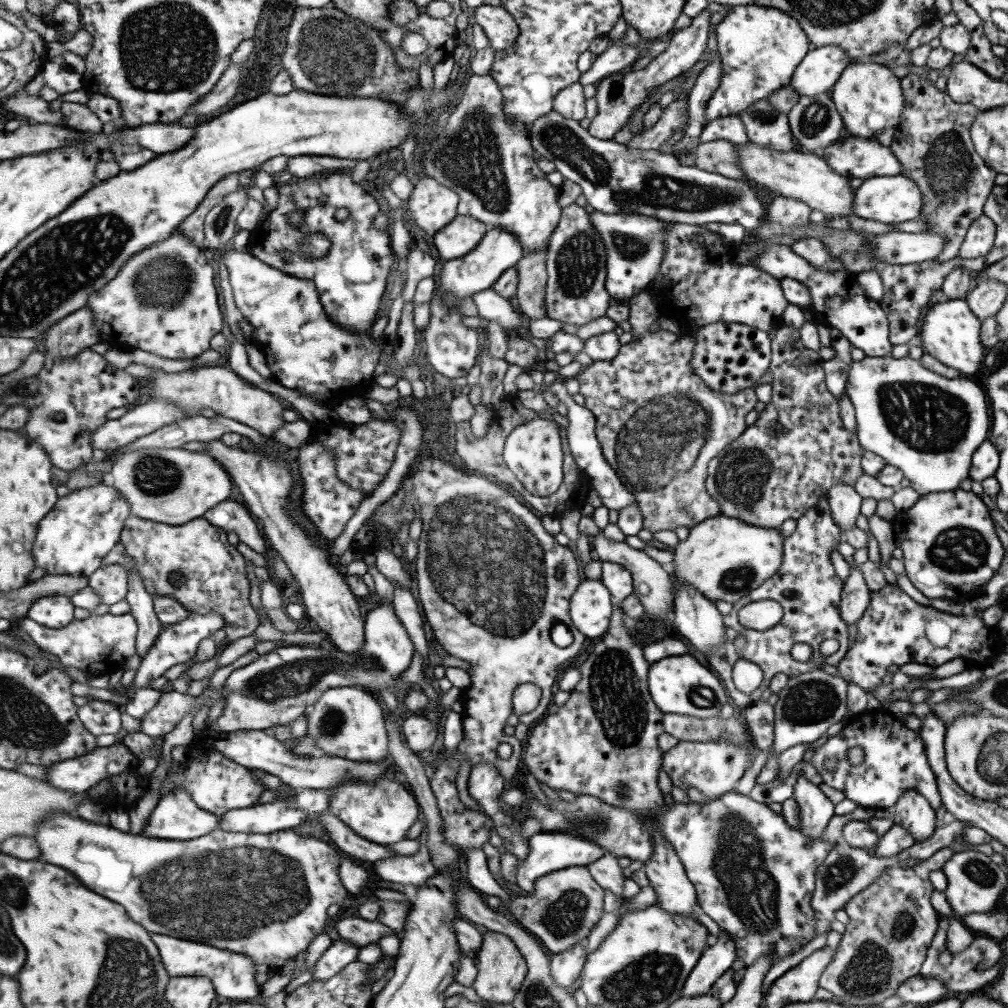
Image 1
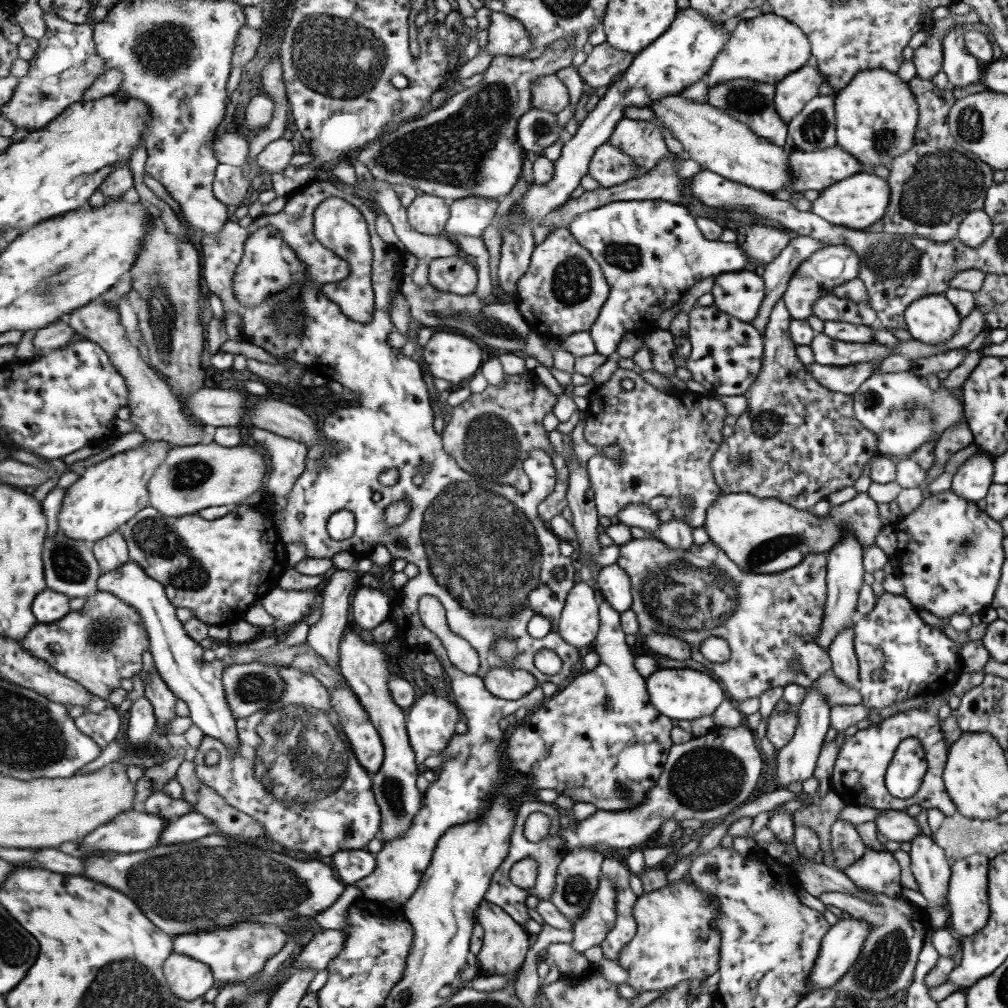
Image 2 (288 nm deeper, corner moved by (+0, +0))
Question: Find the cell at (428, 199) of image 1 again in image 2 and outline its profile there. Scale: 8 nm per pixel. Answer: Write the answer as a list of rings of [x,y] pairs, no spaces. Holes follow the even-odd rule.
[[[419,192],[417,200],[409,206],[411,226],[427,236],[441,236],[447,232],[451,220],[451,202],[441,196]]]

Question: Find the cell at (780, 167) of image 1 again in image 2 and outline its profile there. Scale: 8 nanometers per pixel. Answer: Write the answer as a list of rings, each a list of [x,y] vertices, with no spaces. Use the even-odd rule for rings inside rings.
[[[679,94],[653,100],[647,108],[681,142],[685,158],[695,160],[703,170],[715,172],[725,180],[749,186],[765,194],[773,194],[777,190],[791,192],[793,176],[787,162],[789,154],[769,140],[757,136],[747,124],[731,118],[727,112],[707,102],[697,104],[695,100],[683,98]]]

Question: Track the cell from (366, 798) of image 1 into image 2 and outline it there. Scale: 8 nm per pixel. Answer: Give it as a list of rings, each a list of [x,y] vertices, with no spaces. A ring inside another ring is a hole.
[[[293,664],[281,668],[281,676],[287,684],[283,698],[277,704],[239,720],[237,730],[241,748],[237,754],[233,754],[219,738],[203,738],[195,758],[197,774],[221,798],[227,798],[231,806],[255,818],[265,828],[265,844],[279,842],[283,850],[303,850],[323,860],[329,860],[343,850],[365,850],[367,844],[373,838],[381,838],[383,832],[383,808],[379,808],[379,800],[375,798],[375,778],[353,754],[349,738],[341,728],[339,714],[333,708],[333,692],[317,676],[295,668]],[[211,750],[217,750],[221,756],[217,766],[205,764],[205,754]]]

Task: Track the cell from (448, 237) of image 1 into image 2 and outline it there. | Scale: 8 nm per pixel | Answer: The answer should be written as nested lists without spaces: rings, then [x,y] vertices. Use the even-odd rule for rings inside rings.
[[[463,198],[453,202],[451,220],[447,224],[445,236],[451,236],[451,240],[457,234],[481,238],[485,228],[497,216],[497,208],[499,200],[489,200],[489,198]]]

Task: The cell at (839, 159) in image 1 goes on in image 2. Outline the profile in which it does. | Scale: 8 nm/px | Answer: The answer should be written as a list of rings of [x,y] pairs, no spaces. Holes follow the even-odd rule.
[[[833,146],[819,152],[793,150],[787,158],[791,170],[791,192],[805,190],[825,190],[831,184],[845,180],[849,176],[861,174],[863,168],[859,160],[843,152],[843,148]]]

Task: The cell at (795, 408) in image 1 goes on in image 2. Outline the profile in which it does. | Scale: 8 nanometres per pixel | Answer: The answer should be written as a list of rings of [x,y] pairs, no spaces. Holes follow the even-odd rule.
[[[779,298],[775,302],[771,314],[769,314],[769,320],[767,320],[767,326],[765,326],[765,332],[763,332],[763,362],[761,362],[761,372],[755,378],[755,382],[749,386],[749,390],[743,394],[743,400],[747,404],[747,412],[743,412],[739,416],[739,420],[735,422],[733,434],[729,438],[725,438],[721,442],[721,446],[717,448],[717,452],[711,456],[711,470],[713,470],[713,476],[715,476],[715,484],[721,488],[723,494],[753,494],[753,496],[759,496],[761,500],[763,498],[777,498],[777,500],[789,504],[791,508],[811,510],[815,506],[815,502],[827,500],[827,496],[839,492],[843,488],[851,488],[857,482],[857,478],[861,476],[865,464],[877,454],[877,438],[855,420],[855,414],[853,414],[853,396],[845,396],[845,394],[839,394],[839,392],[833,392],[833,390],[821,386],[811,376],[811,372],[805,368],[805,364],[801,364],[795,358],[795,348],[797,346],[789,338],[789,322],[791,322],[791,318],[787,314],[787,308],[783,304],[783,298]]]

